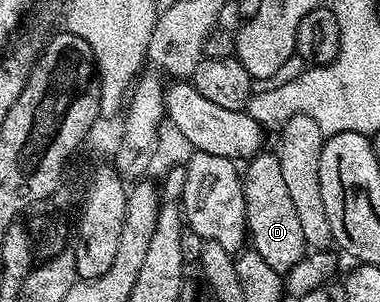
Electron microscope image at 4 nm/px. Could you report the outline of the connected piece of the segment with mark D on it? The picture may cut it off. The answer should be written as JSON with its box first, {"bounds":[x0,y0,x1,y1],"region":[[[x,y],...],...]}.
{"bounds":[241,153,309,276],"region":[[[267,153],[256,154],[246,163],[247,170],[245,166],[241,174],[249,246],[264,258],[265,264],[269,264],[273,272],[286,276],[289,268],[293,268],[293,264],[297,264],[297,260],[301,260],[308,253],[309,247],[281,173],[278,153]]]}

